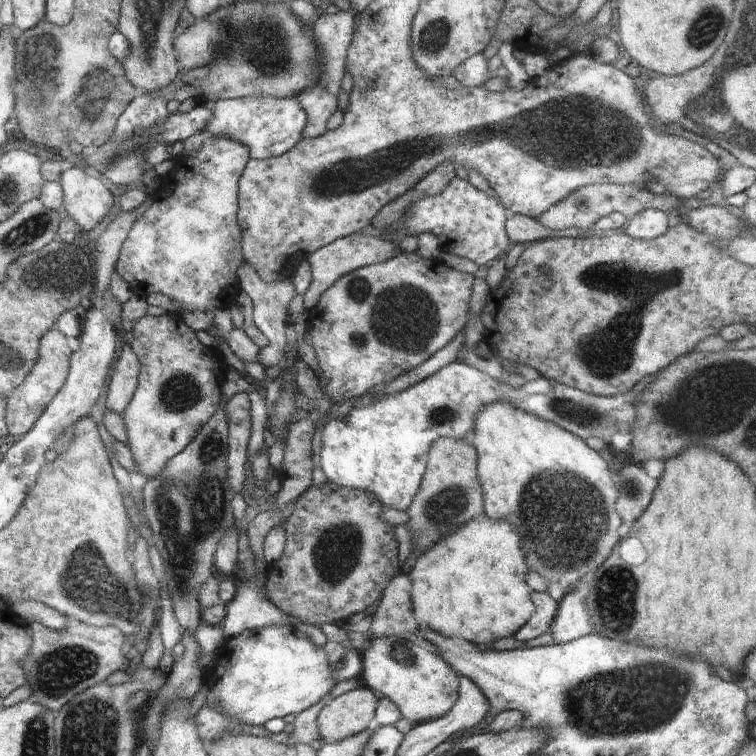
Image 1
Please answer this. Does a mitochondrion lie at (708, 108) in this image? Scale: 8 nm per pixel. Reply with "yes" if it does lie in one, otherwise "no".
yes

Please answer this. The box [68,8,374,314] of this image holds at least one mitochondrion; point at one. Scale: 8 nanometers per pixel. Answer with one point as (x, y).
(264, 44)

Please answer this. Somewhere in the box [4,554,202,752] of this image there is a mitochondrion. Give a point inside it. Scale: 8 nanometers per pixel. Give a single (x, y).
(60, 671)

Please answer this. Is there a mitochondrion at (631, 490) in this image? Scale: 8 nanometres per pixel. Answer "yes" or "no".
yes

